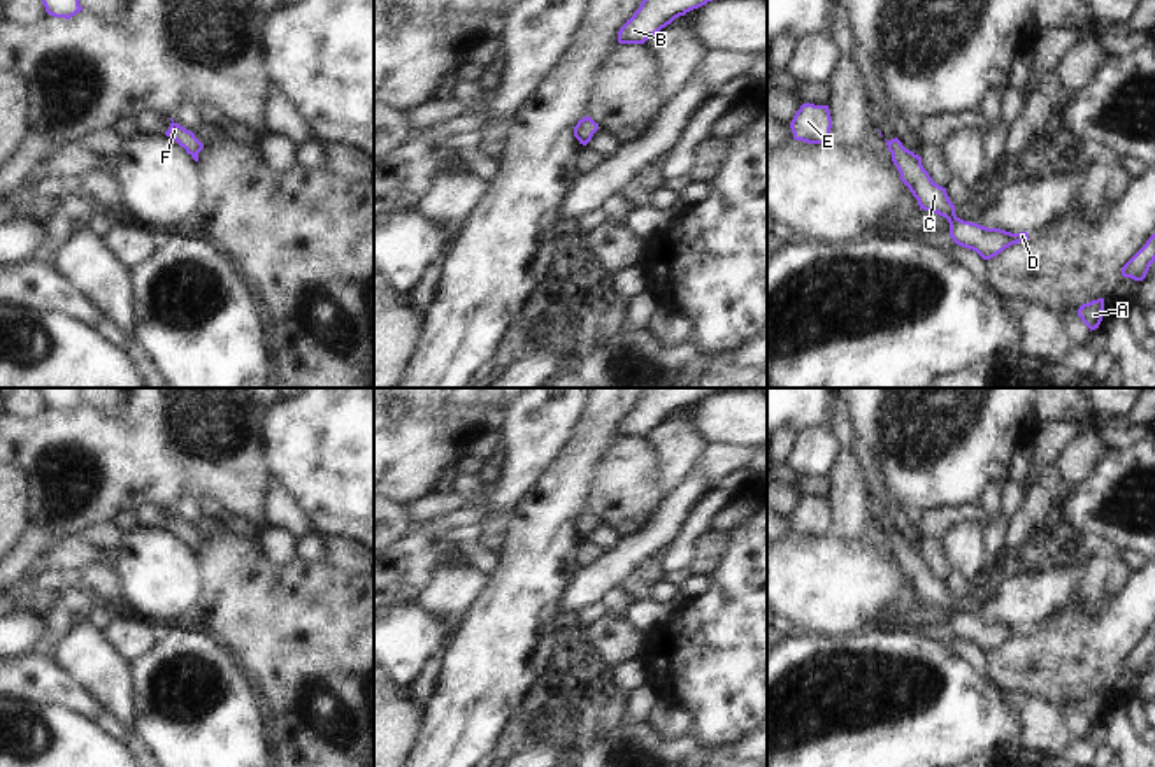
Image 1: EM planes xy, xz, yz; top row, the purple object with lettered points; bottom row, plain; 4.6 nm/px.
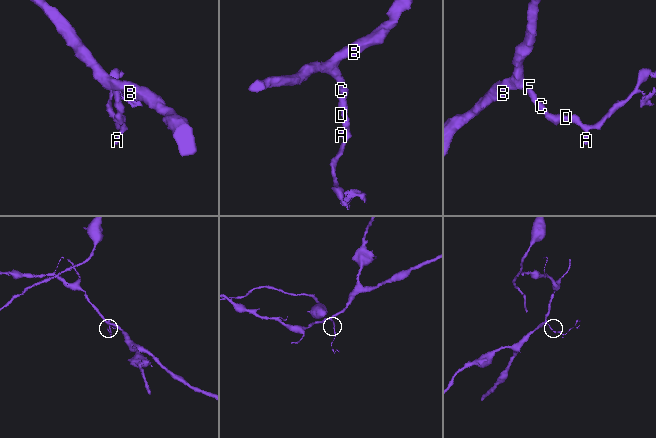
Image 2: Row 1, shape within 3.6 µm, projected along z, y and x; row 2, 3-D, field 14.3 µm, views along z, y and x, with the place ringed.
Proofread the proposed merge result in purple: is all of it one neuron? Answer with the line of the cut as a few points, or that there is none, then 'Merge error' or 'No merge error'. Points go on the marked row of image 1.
No split. No merge error.

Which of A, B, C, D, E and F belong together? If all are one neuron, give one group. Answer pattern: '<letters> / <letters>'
A B C D E F

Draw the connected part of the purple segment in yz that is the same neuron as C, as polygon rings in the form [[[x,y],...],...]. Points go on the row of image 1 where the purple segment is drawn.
[[[895,137],[886,140],[892,161],[900,174],[900,181],[909,188],[918,200],[920,209],[936,212],[948,219],[950,237],[955,244],[976,251],[983,260],[990,260],[1006,247],[1027,242],[1029,233],[1011,233],[1001,228],[986,228],[978,223],[964,221],[955,214],[946,188],[936,184],[922,165],[922,156],[906,149]]]

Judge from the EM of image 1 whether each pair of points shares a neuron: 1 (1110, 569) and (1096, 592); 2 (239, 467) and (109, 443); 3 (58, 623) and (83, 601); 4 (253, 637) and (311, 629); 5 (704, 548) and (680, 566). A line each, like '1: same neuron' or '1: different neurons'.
1: same neuron
2: same neuron
3: same neuron
4: same neuron
5: different neurons

